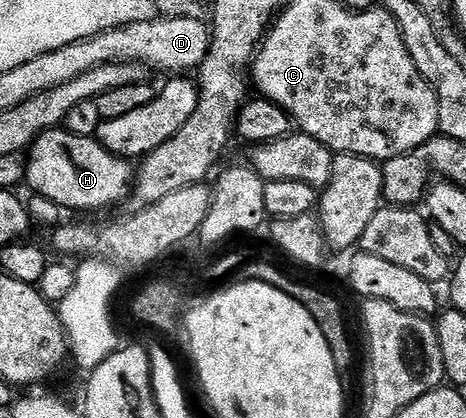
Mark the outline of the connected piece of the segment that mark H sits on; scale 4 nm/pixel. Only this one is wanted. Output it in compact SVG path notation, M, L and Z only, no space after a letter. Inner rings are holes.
M63 127L52 128L32 143L30 159L27 161L27 187L32 187L44 200L57 204L60 208L77 208L80 212L92 212L95 208L108 208L129 195L134 179L134 168L125 157L116 156L100 145L100 141L91 136L70 134Z

